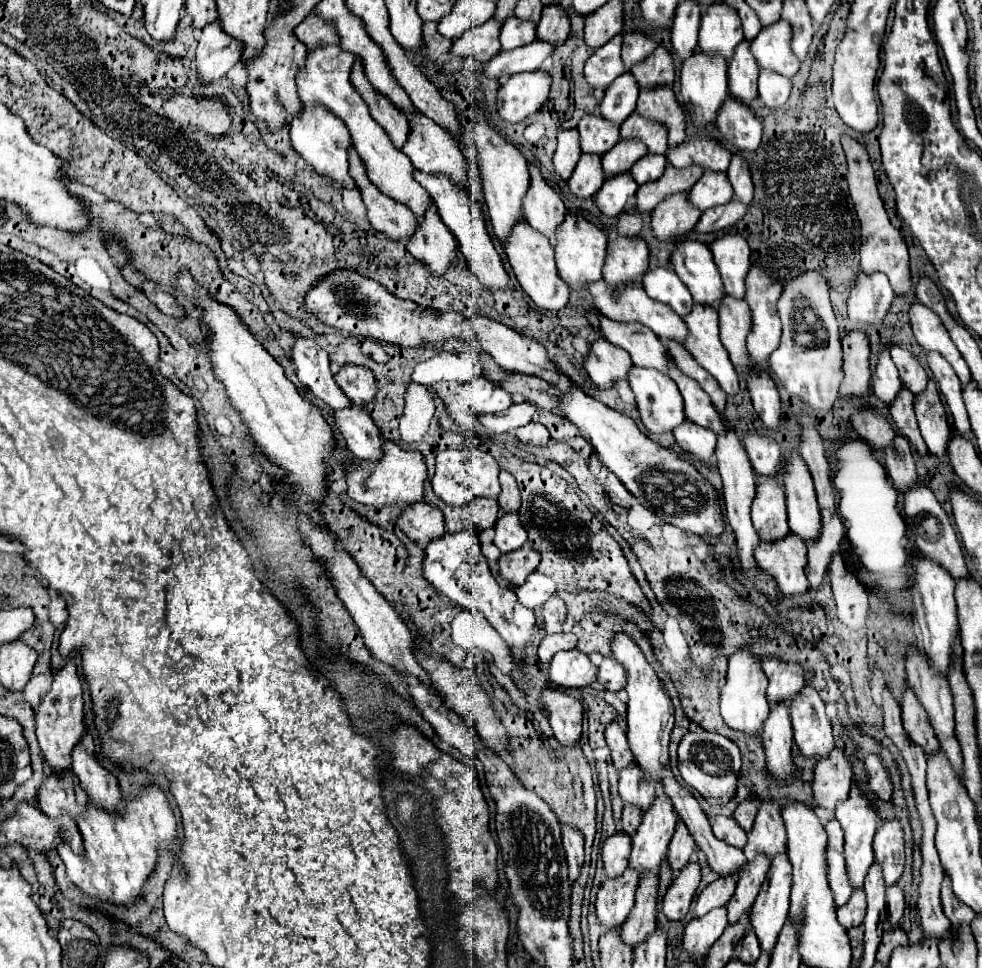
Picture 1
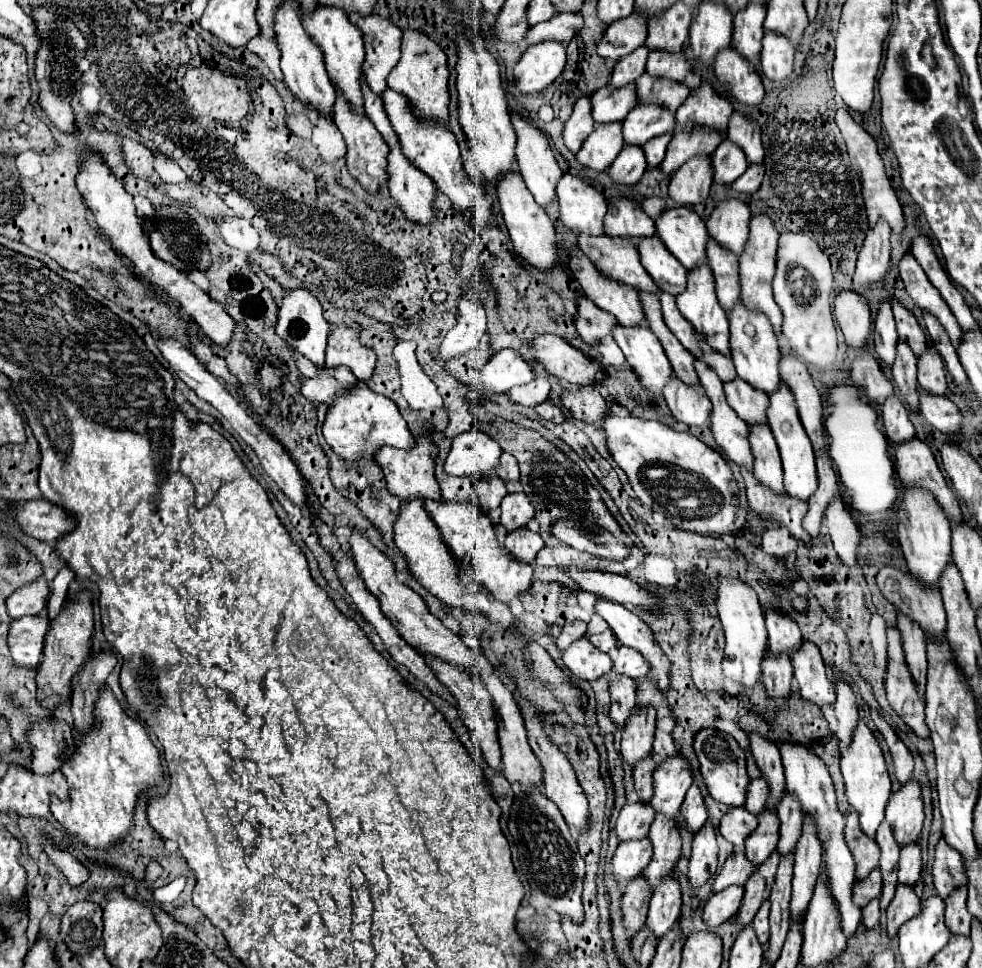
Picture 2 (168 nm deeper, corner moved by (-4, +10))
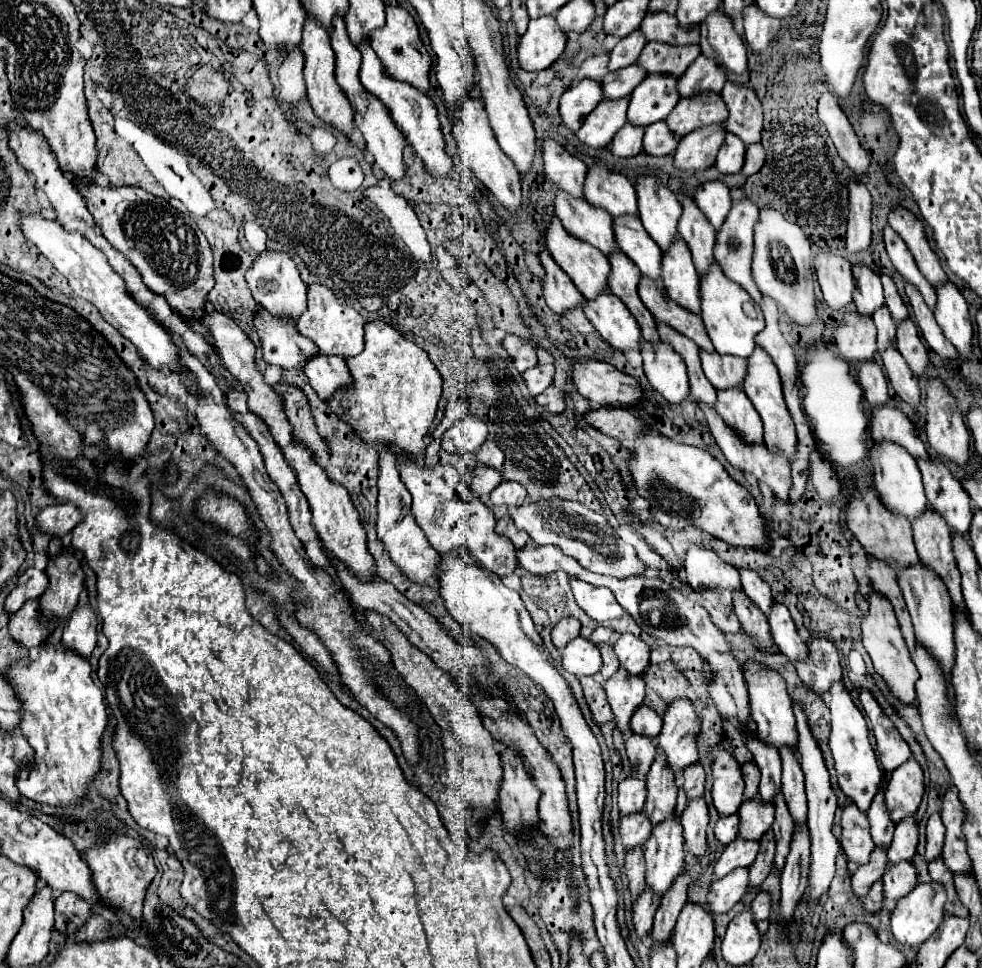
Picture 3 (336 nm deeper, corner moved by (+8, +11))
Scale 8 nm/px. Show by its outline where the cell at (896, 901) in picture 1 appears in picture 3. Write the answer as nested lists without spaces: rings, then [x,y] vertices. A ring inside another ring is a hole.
[[[908,815],[902,821],[898,821],[898,825],[896,825],[894,839],[888,847],[890,863],[910,861],[912,855],[916,853],[916,845],[918,845],[918,823],[916,823],[914,815]]]

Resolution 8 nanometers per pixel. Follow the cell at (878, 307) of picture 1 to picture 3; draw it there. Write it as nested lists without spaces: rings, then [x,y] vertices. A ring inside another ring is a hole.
[[[856,177],[848,181],[848,225],[846,225],[846,249],[850,253],[870,247],[872,237],[872,197],[864,183]]]

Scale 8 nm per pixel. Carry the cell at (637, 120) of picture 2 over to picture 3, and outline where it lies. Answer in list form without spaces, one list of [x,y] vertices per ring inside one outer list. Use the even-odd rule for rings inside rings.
[[[650,73],[632,93],[628,107],[628,121],[648,127],[668,117],[678,103],[676,79],[666,73]]]

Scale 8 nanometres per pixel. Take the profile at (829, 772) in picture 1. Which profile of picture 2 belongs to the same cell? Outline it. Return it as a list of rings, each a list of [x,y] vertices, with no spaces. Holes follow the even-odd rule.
[[[838,678],[834,686],[836,686],[836,704],[830,706],[830,710],[822,710],[822,712],[830,732],[838,740],[838,750],[844,752],[852,744],[852,734],[858,722],[858,706],[856,706],[856,696],[846,680]]]

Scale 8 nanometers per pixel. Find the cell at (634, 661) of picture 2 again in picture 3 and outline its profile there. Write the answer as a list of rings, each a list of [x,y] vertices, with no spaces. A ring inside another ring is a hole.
[[[632,633],[620,635],[620,639],[614,645],[614,651],[620,659],[620,665],[626,667],[630,673],[640,675],[650,663],[650,647]]]

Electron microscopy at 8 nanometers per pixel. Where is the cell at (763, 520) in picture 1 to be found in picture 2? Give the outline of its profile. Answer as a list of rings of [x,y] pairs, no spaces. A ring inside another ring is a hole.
[[[752,426],[750,428],[750,446],[756,458],[754,476],[756,480],[774,494],[786,494],[782,484],[782,462],[778,454],[778,446],[768,426]]]

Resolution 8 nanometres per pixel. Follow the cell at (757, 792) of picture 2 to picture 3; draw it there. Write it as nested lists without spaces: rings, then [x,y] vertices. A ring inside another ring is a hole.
[[[754,761],[742,765],[742,775],[744,775],[744,781],[746,781],[744,795],[754,797],[758,793],[758,783],[760,783],[760,773],[758,773],[758,767],[754,765]]]

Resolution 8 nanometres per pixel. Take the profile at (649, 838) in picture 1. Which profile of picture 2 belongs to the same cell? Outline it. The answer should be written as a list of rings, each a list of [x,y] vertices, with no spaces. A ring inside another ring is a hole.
[[[678,754],[678,758],[668,758],[654,770],[654,796],[652,808],[668,820],[674,820],[680,804],[692,786],[692,772],[688,760]]]

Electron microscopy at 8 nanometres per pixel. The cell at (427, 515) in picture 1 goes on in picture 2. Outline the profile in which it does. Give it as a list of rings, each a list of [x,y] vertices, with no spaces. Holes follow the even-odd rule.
[[[416,442],[416,448],[410,450],[410,454],[402,454],[402,450],[382,450],[382,454],[378,454],[378,464],[384,470],[390,494],[400,498],[402,502],[440,500],[440,488],[434,478],[434,456],[436,446],[420,442]]]

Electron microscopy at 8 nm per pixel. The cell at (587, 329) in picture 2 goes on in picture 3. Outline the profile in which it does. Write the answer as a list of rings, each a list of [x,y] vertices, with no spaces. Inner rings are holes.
[[[548,249],[540,251],[540,263],[546,271],[546,277],[542,281],[544,299],[548,307],[556,313],[564,313],[568,307],[578,307],[582,303],[582,293],[578,293],[578,287],[566,277],[566,273],[556,265],[556,261],[550,257]]]

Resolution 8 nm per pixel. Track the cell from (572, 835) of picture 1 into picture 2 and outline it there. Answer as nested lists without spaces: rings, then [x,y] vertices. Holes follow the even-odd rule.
[[[520,698],[520,710],[522,710],[522,716],[524,716],[524,722],[526,722],[526,732],[528,732],[528,742],[530,742],[530,748],[534,750],[536,758],[540,760],[542,768],[544,768],[544,776],[542,776],[542,782],[544,782],[544,794],[558,806],[558,810],[562,812],[566,824],[570,828],[576,830],[576,834],[584,834],[588,830],[588,824],[590,824],[590,810],[588,810],[588,802],[586,802],[586,796],[582,792],[582,788],[578,786],[578,780],[574,776],[574,770],[572,766],[566,762],[566,756],[554,746],[550,744],[550,740],[544,736],[542,732],[542,722],[538,718],[538,710],[534,710],[528,702],[524,702]]]

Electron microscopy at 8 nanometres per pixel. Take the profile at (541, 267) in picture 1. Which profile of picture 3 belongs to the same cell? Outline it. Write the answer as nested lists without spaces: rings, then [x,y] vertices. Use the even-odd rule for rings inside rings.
[[[464,97],[460,109],[454,113],[454,137],[458,139],[458,151],[462,161],[468,163],[468,167],[472,169],[472,173],[476,175],[476,179],[480,179],[488,191],[512,213],[516,213],[520,209],[520,201],[522,201],[522,189],[520,189],[520,173],[514,165],[514,161],[500,149],[494,131],[490,129],[488,117],[486,117],[486,109],[484,109],[484,101],[480,97]]]

